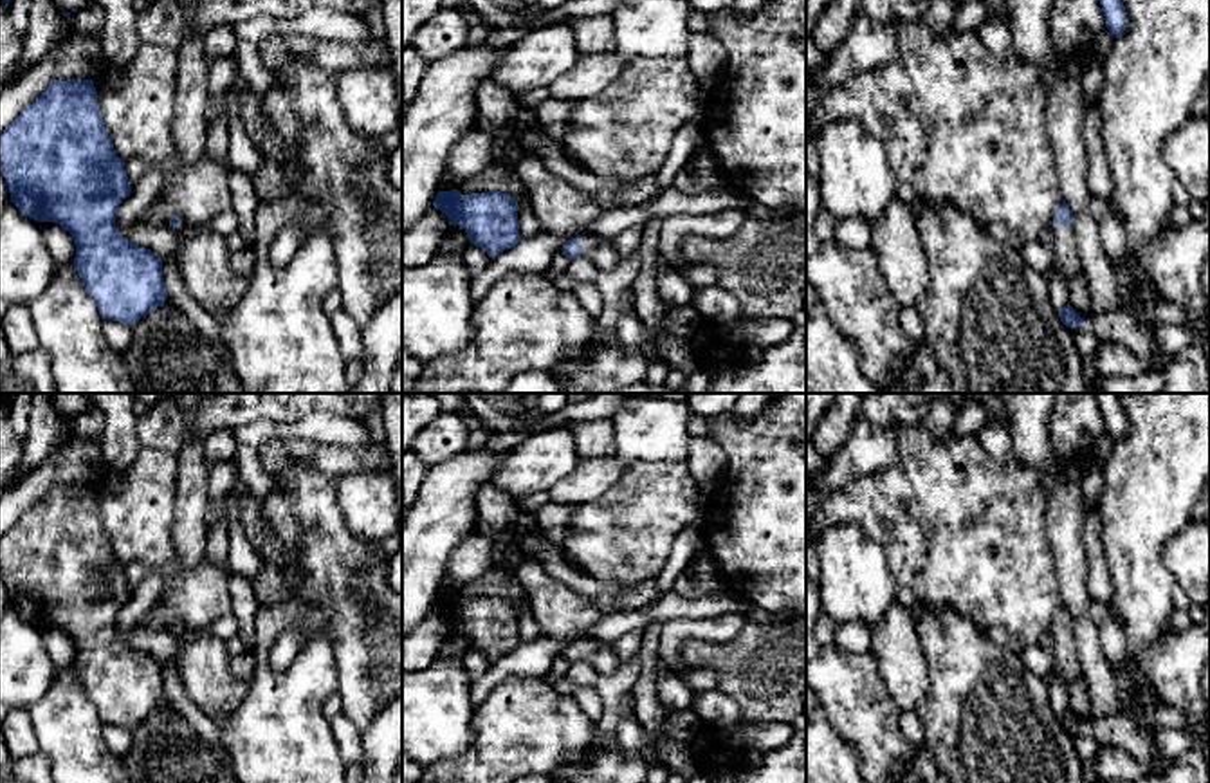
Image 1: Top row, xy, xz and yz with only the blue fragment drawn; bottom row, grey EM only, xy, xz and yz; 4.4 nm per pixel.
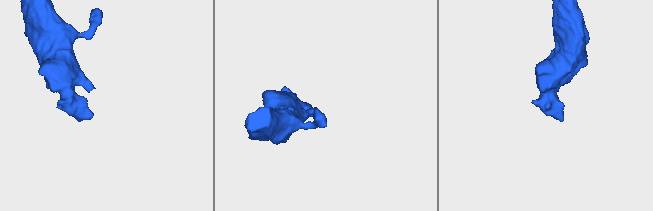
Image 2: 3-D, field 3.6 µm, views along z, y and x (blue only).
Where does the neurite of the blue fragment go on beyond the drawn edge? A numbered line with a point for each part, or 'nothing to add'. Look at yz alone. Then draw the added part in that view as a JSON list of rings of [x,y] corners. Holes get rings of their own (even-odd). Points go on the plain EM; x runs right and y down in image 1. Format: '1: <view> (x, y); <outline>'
1: yz (1064, 661); [[[1051,630],[1051,637],[1051,675],[1062,675],[1071,686],[1082,678],[1082,668],[1077,655],[1075,630]]]

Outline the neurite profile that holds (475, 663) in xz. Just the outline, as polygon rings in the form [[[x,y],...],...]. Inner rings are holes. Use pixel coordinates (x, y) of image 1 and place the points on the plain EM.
[[[472,648],[463,653],[462,662],[472,680],[480,678],[492,666],[492,660]]]

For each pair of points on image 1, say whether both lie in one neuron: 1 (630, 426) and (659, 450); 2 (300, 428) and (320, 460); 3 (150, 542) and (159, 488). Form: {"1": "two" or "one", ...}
{"1": "one", "2": "two", "3": "one"}

